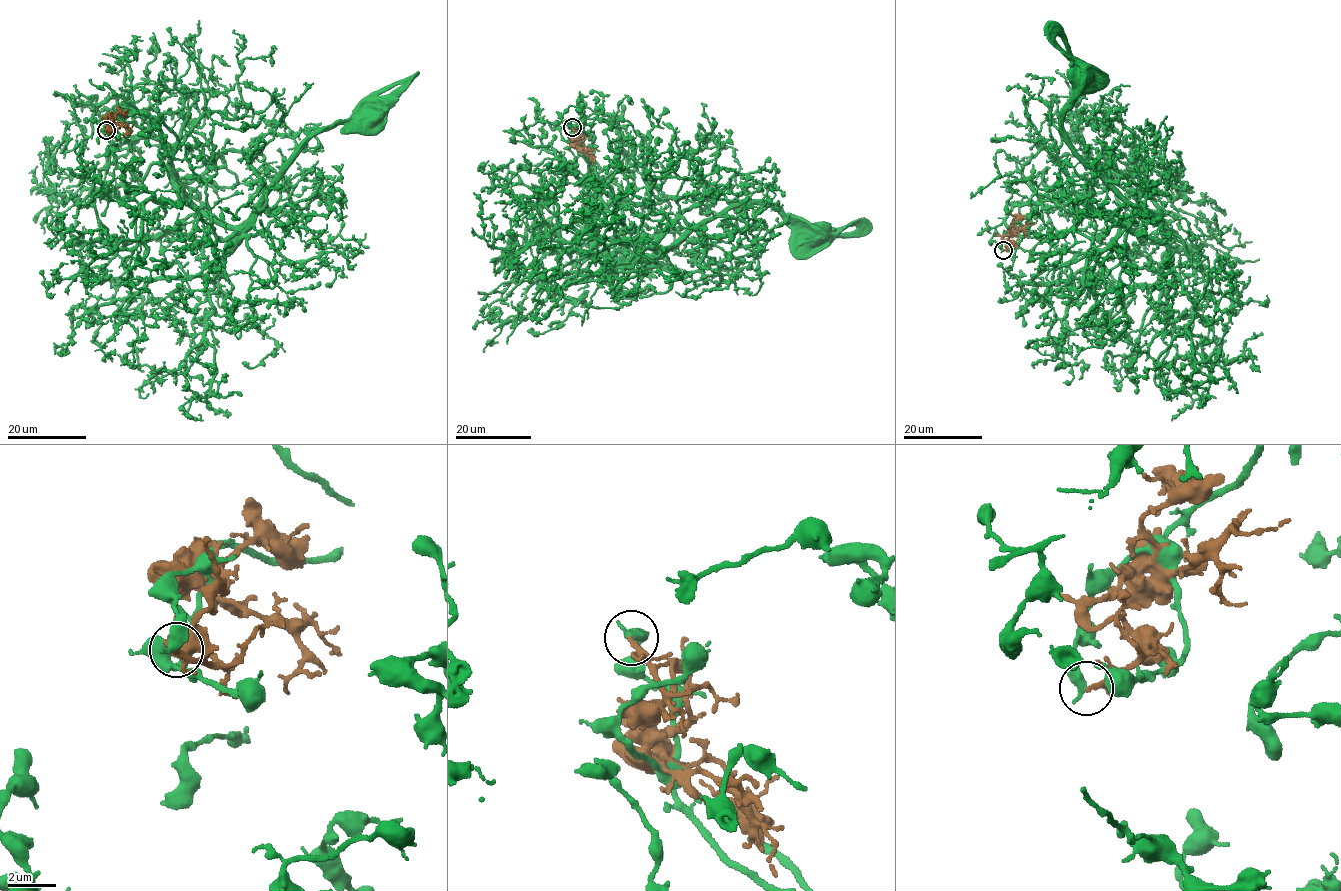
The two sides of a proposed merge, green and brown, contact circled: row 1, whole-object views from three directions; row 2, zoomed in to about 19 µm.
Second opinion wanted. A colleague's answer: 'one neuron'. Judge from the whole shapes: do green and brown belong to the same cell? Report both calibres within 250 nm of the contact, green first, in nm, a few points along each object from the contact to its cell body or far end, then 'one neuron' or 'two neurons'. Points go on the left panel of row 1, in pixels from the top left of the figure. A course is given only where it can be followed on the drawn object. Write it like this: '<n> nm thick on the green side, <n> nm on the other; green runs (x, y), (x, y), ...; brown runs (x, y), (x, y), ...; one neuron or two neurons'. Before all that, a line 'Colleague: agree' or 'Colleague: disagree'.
Colleague: disagree
480 nm thick on the green side, 130 nm on the other; green runs (106, 130), (111, 113), (146, 115), (160, 131), (187, 200), (237, 225), (256, 214), (309, 139), (371, 116); brown runs (106, 130), (112, 132), (109, 126), (114, 119), (109, 119), (128, 126), (132, 131); two neurons

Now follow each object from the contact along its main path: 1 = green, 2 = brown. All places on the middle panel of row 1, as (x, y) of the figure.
1: (572, 127), (579, 152), (619, 188), (630, 259), (663, 255), (750, 202), (809, 243), (818, 235)
2: (572, 127), (575, 137), (579, 133), (581, 139), (576, 145), (593, 157), (594, 164)

